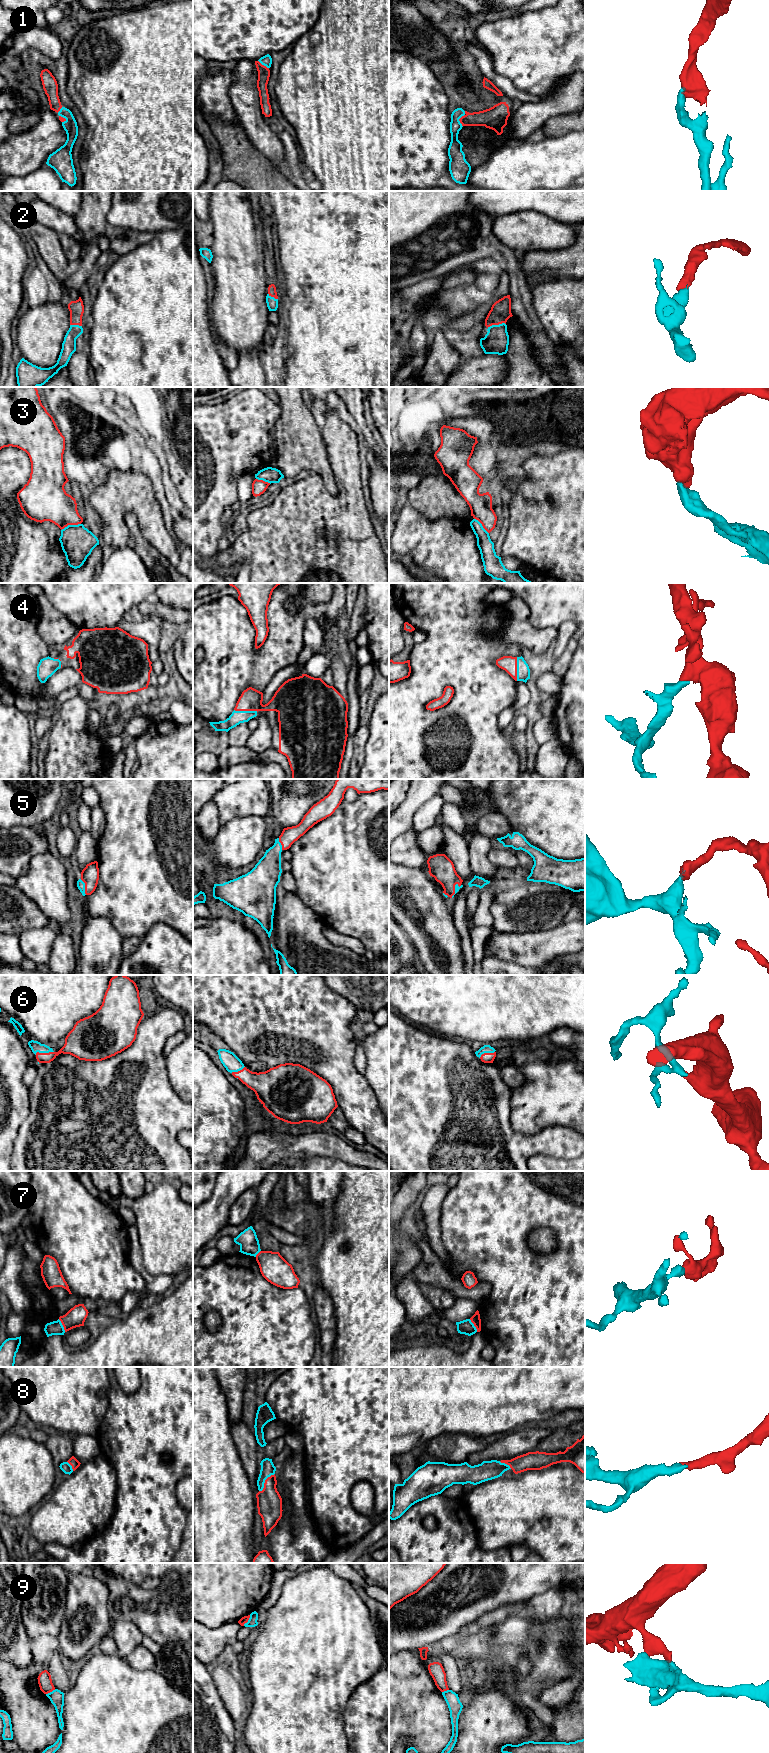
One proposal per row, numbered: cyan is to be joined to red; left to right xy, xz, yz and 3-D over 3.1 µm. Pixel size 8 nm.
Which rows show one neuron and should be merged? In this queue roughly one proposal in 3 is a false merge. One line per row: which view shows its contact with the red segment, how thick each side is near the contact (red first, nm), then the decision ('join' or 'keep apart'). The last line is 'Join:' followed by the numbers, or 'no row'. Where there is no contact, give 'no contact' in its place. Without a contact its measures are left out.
1: contact in yz; calibres 160 and 110 nm; join
2: contact in yz; calibres 170 and 200 nm; join
3: contact in xy; calibres 300 and 260 nm; keep apart
4: contact in yz; calibres 130 and 110 nm; join
5: contact in xy; calibres 140 and 60 nm; join
6: contact in xy; calibres 160 and 90 nm; join
7: contact in xy; calibres 160 and 110 nm; keep apart
8: contact in xz; calibres 200 and 110 nm; join
9: contact in xz; calibres 60 and 80 nm; keep apart
Join: 1, 2, 4, 5, 6, 8

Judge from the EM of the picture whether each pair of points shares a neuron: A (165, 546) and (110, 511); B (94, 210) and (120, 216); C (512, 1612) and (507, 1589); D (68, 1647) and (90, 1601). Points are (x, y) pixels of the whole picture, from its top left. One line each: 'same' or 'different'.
A: same
B: different
C: different
D: same

